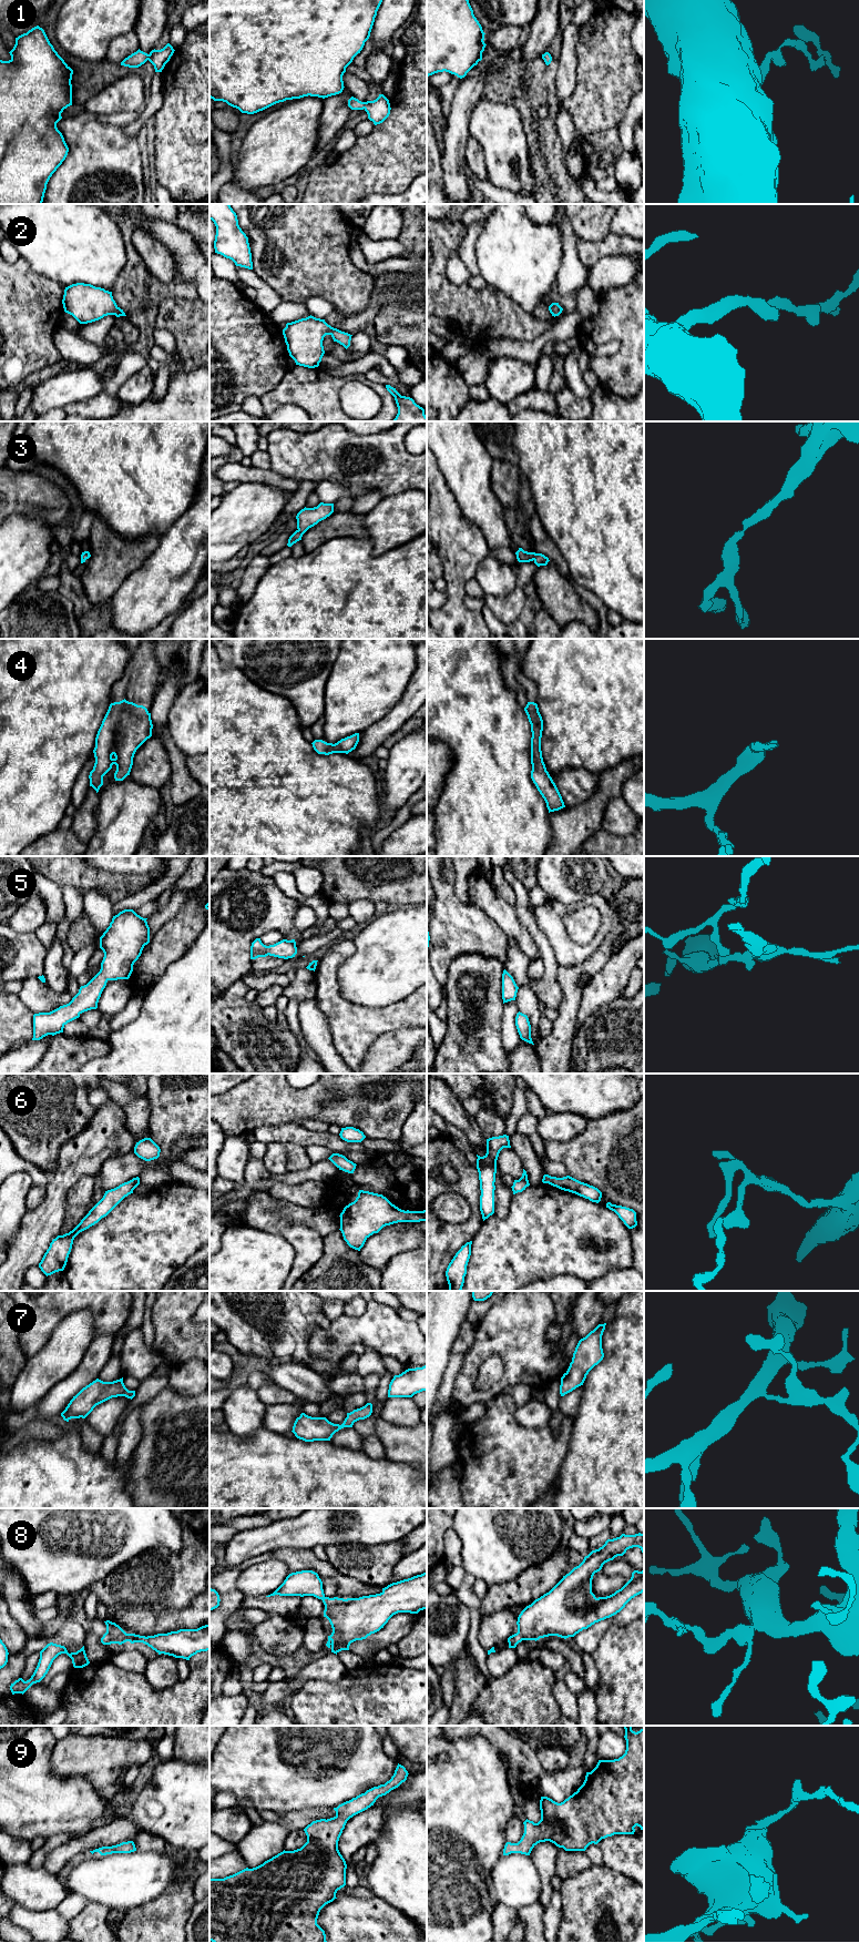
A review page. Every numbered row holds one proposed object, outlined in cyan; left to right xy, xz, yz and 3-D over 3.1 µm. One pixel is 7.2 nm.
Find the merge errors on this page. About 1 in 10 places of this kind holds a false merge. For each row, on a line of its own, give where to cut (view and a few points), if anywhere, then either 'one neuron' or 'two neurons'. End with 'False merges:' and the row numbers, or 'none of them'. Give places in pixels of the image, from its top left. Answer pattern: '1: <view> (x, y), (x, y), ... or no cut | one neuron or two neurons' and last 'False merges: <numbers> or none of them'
1: no cut | one neuron
2: no cut | one neuron
3: no cut | one neuron
4: no cut | one neuron
5: no cut | one neuron
6: no cut | one neuron
7: no cut | one neuron
8: no cut | one neuron
9: no cut | one neuron
False merges: none of them

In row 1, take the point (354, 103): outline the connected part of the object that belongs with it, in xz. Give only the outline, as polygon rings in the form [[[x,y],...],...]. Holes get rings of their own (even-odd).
[[[384,95],[374,101],[361,102],[358,99],[351,96],[348,100],[348,106],[351,110],[365,110],[368,114],[368,119],[374,122],[375,125],[382,123],[390,114],[389,100]]]

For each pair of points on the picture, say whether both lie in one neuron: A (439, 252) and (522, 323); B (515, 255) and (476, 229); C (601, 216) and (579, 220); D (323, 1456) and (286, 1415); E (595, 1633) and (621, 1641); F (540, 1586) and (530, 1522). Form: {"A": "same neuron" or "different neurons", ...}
{"A": "same neuron", "B": "different neurons", "C": "same neuron", "D": "different neurons", "E": "different neurons", "F": "different neurons"}

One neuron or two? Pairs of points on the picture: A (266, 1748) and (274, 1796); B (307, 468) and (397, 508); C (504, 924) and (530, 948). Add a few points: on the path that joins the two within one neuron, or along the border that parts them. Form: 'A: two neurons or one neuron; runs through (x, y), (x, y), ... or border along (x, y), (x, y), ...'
A: one neuron; runs through (274, 1760), (274, 1783)
B: two neurons; border along (409, 489), (404, 489), (400, 492), (385, 497)
C: one neuron; runs through (511, 927), (524, 942)

